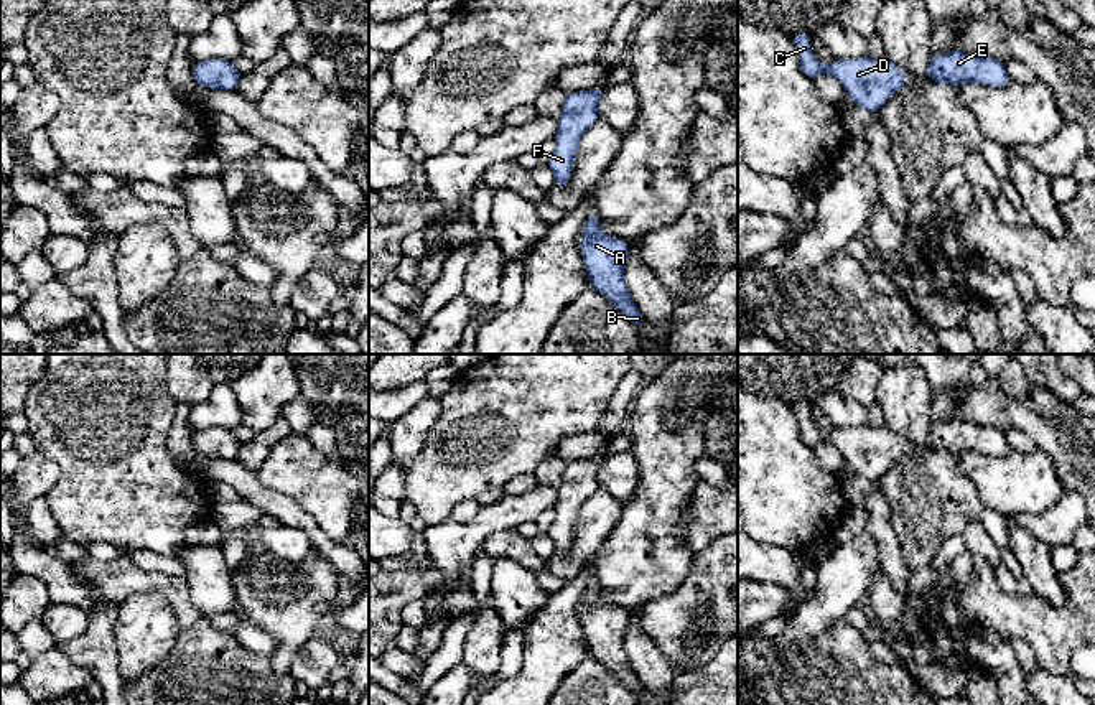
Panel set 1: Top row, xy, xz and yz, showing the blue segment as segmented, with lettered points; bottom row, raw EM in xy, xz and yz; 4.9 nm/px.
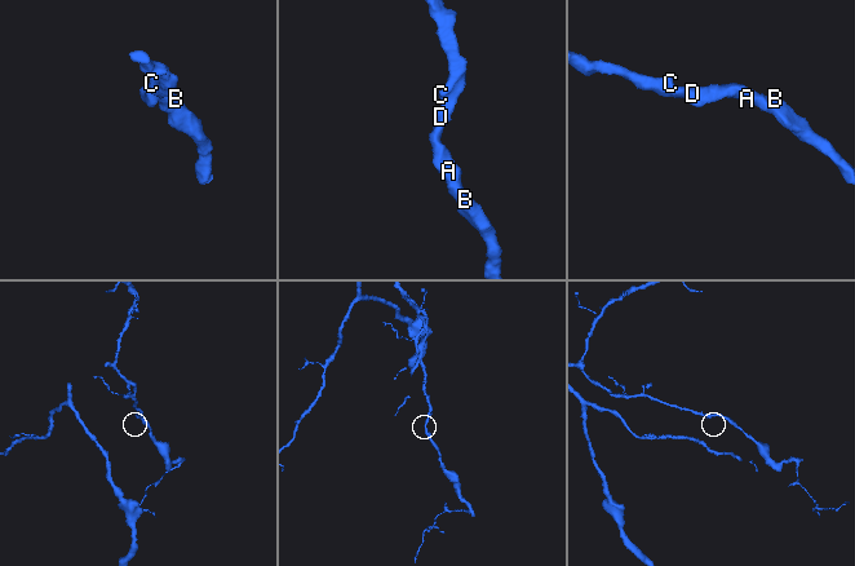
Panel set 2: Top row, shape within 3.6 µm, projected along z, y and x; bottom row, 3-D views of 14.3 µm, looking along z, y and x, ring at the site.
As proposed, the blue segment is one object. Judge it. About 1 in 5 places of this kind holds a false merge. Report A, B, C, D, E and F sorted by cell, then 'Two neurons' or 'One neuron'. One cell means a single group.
Groups: A B C D E F. One neuron

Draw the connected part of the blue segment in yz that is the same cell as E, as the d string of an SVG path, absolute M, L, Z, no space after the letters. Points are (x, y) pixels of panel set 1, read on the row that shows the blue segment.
M960 49L932 54L927 76L937 84L955 87L970 81L1001 87L1013 81L1004 69L1003 59L976 56Z

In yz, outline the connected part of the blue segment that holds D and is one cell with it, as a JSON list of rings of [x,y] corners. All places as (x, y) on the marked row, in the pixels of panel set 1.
[[[807,31],[792,35],[792,41],[799,53],[800,69],[807,77],[835,76],[855,105],[869,112],[878,114],[888,99],[907,82],[907,74],[886,58],[833,59],[828,66],[822,66],[810,49]]]

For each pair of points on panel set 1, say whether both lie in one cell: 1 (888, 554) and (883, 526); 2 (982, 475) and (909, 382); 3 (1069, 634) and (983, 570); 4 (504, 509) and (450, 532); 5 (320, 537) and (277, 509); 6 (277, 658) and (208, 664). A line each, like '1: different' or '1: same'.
1: same
2: different
3: same
4: same
5: same
6: different

